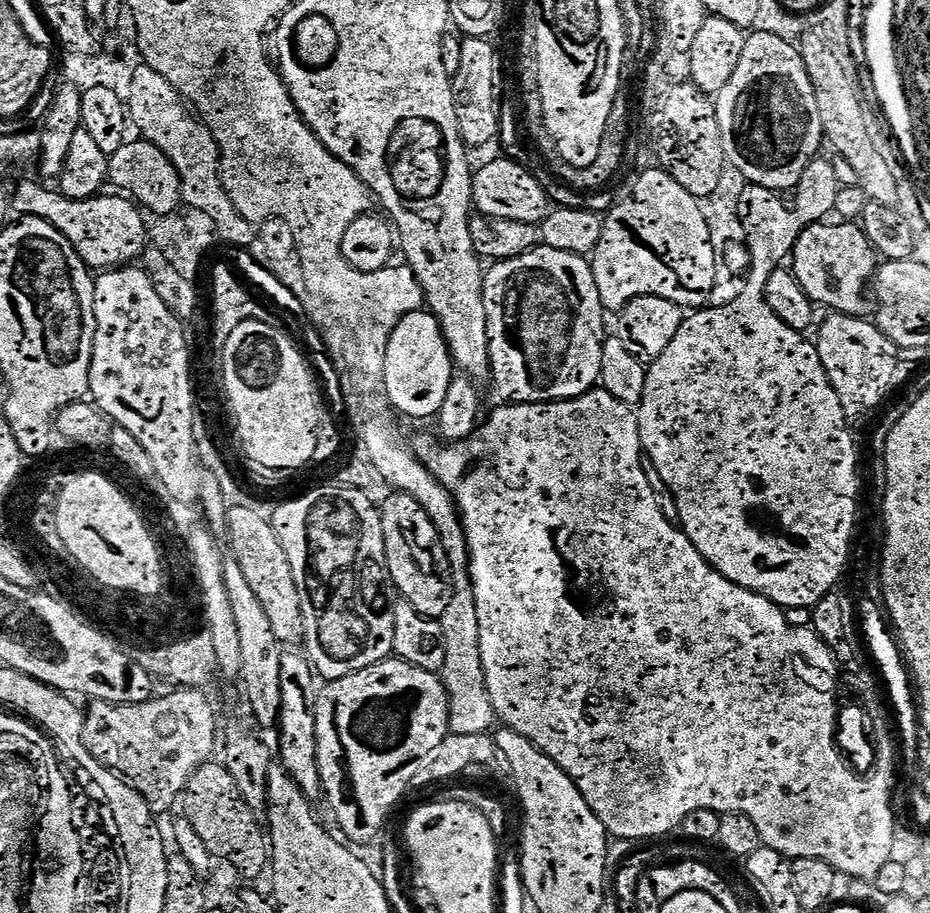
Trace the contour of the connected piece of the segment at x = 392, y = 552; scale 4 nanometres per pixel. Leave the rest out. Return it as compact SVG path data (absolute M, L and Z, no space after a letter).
M393 491L392 496L388 496L380 508L380 521L384 531L384 541L386 542L386 562L392 575L392 580L396 583L396 591L405 600L409 600L415 608L424 616L433 618L443 617L444 612L450 606L452 593L454 591L454 569L447 548L442 546L442 538L438 538L438 530L434 522L430 520L430 514L422 508L419 502L410 494Z

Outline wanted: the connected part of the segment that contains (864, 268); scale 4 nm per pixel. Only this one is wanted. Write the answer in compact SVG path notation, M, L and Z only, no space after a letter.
M814 223L802 231L792 253L792 273L815 305L822 304L829 311L846 316L869 319L875 315L877 303L872 298L866 300L862 292L875 273L876 251L857 225L828 224Z

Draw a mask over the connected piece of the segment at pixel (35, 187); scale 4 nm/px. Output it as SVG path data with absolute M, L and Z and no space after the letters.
M20 184L14 190L14 208L20 211L21 217L39 216L50 222L60 231L68 241L76 247L76 253L83 258L84 263L92 270L107 270L131 265L139 261L146 251L144 243L148 240L148 228L144 225L145 213L127 195L107 196L101 194L93 196L91 200L72 200L55 187L47 188L44 184Z

